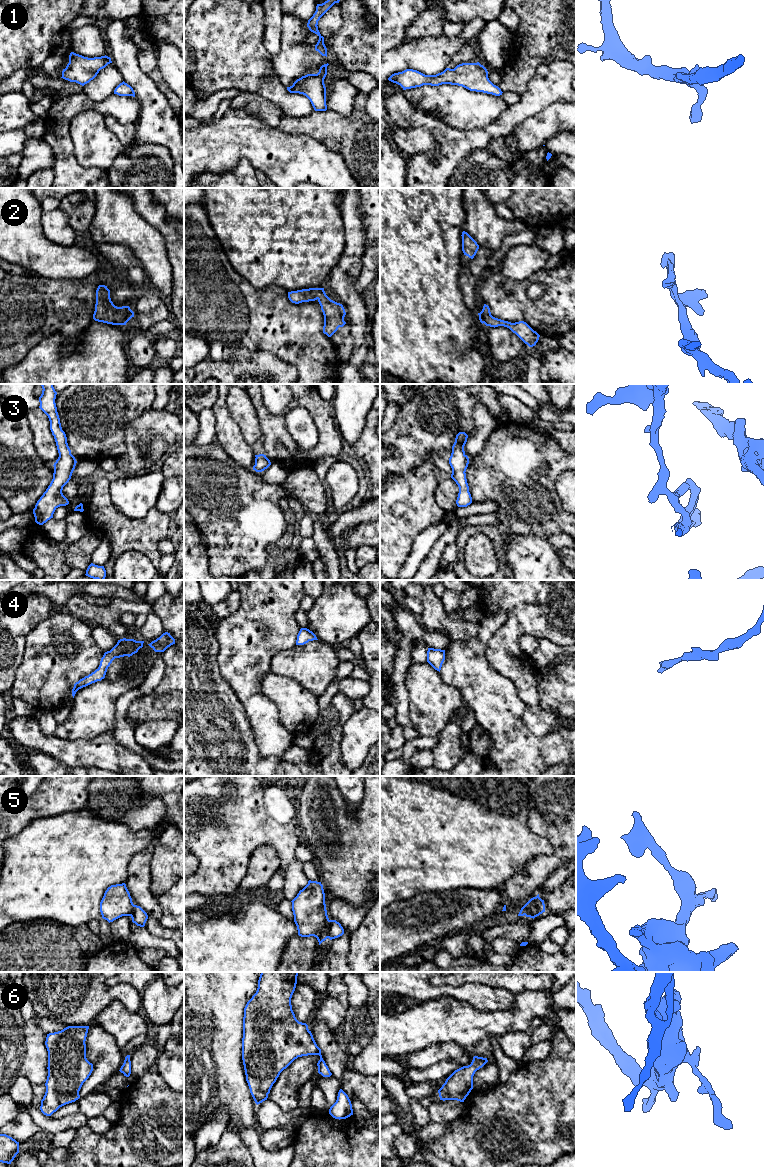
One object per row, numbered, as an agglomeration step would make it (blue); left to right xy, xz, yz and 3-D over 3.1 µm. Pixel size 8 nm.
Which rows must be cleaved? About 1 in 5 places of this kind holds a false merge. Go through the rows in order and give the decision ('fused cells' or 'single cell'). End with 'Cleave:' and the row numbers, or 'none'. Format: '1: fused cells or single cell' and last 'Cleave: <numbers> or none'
1: single cell
2: single cell
3: single cell
4: single cell
5: fused cells
6: single cell
Cleave: 5

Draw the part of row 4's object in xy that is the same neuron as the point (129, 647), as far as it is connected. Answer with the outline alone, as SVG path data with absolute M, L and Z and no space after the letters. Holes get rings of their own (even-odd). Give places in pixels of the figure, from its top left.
M126 638L118 640L117 644L110 651L104 653L103 657L101 658L99 667L94 672L80 679L74 684L72 689L73 698L79 689L104 679L108 667L115 658L132 656L143 647L143 643L144 641L136 641L134 639Z

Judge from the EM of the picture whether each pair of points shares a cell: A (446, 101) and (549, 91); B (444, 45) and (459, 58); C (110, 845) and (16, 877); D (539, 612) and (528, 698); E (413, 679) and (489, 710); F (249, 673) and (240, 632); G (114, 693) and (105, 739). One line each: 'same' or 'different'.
A: different
B: different
C: same
D: same
E: different
F: same
G: different

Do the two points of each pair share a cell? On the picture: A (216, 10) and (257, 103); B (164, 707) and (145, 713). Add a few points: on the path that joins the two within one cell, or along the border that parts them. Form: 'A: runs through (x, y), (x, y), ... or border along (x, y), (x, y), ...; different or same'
A: border along (241, 91), (259, 94), (275, 103); different
B: runs through (159, 707), (150, 708); same

